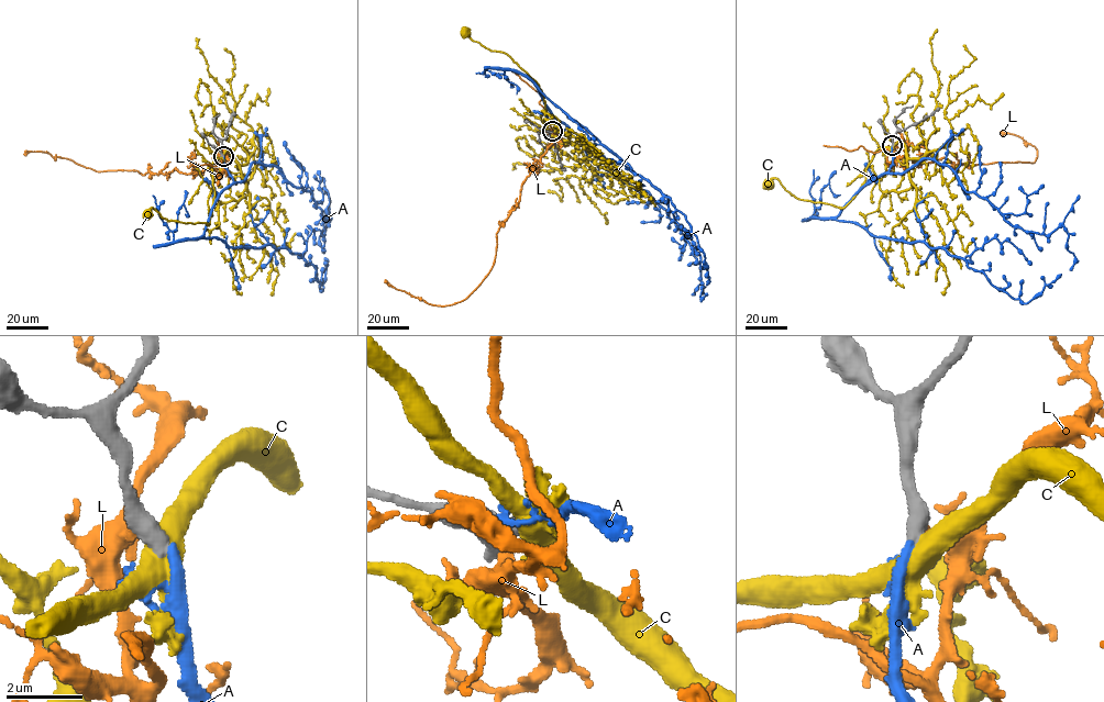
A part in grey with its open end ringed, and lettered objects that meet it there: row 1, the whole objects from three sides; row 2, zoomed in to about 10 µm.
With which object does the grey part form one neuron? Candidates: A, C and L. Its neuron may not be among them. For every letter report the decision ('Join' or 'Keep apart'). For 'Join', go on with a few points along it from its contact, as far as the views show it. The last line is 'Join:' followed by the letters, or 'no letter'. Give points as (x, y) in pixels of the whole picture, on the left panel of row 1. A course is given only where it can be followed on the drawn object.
A: Join. Its course: (223, 155), (233, 181), (205, 237), (298, 253), (322, 291), (323, 257)
C: Keep apart
L: Keep apart
Join: A

